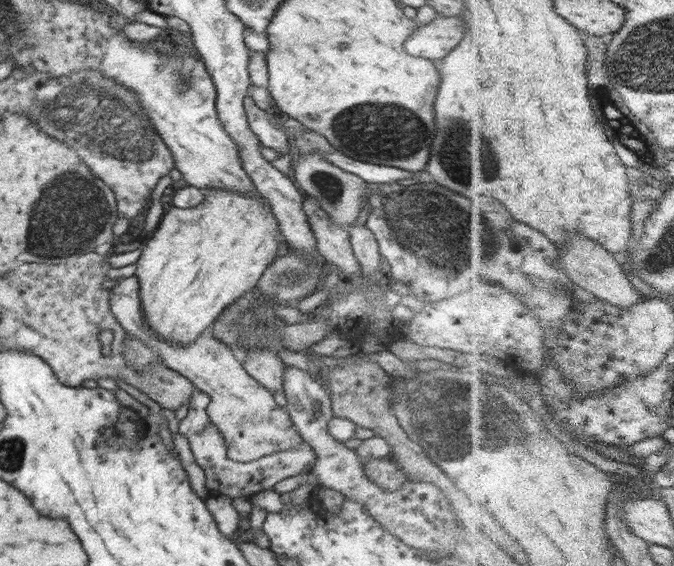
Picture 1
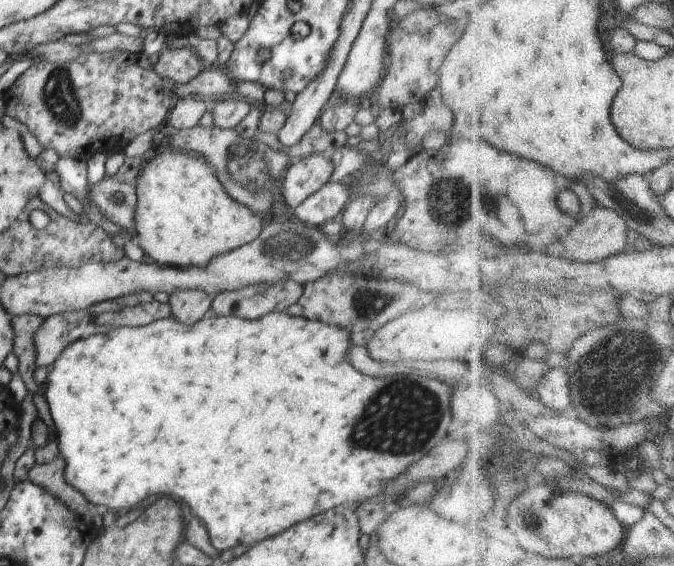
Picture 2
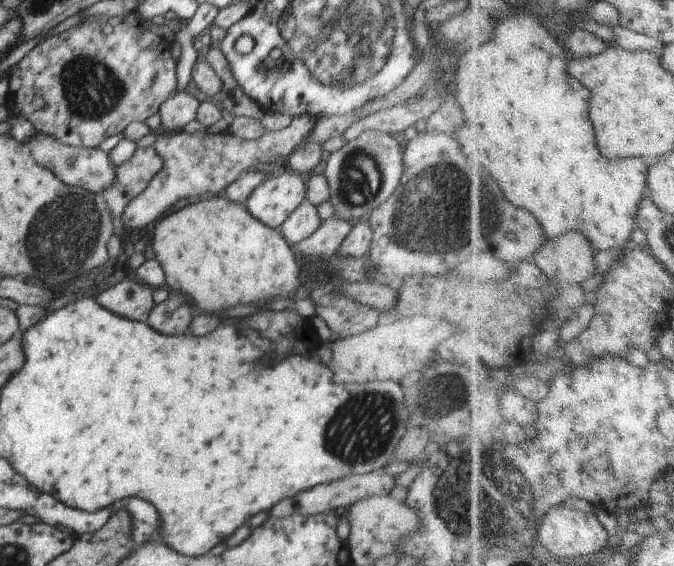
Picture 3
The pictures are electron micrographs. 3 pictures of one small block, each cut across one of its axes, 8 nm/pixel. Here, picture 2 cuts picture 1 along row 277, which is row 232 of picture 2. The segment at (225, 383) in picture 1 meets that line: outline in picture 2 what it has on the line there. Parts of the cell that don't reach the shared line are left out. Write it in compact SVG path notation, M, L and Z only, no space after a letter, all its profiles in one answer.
M105 176L97 184L88 185L88 202L92 202L102 215L126 230L129 239L136 242L134 215L137 196L135 183L118 182Z

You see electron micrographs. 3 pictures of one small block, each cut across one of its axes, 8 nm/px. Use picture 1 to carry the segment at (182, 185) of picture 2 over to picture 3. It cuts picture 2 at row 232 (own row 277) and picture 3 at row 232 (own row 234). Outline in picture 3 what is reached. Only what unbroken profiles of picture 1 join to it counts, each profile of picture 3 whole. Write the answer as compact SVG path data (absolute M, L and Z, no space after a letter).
M225 195L204 198L197 204L192 202L185 208L166 214L150 227L149 232L155 260L164 270L166 288L190 296L194 305L209 315L236 304L250 304L273 296L294 299L297 298L294 294L298 286L302 286L304 276L299 257L279 229L272 229L254 219L244 204L236 204Z

